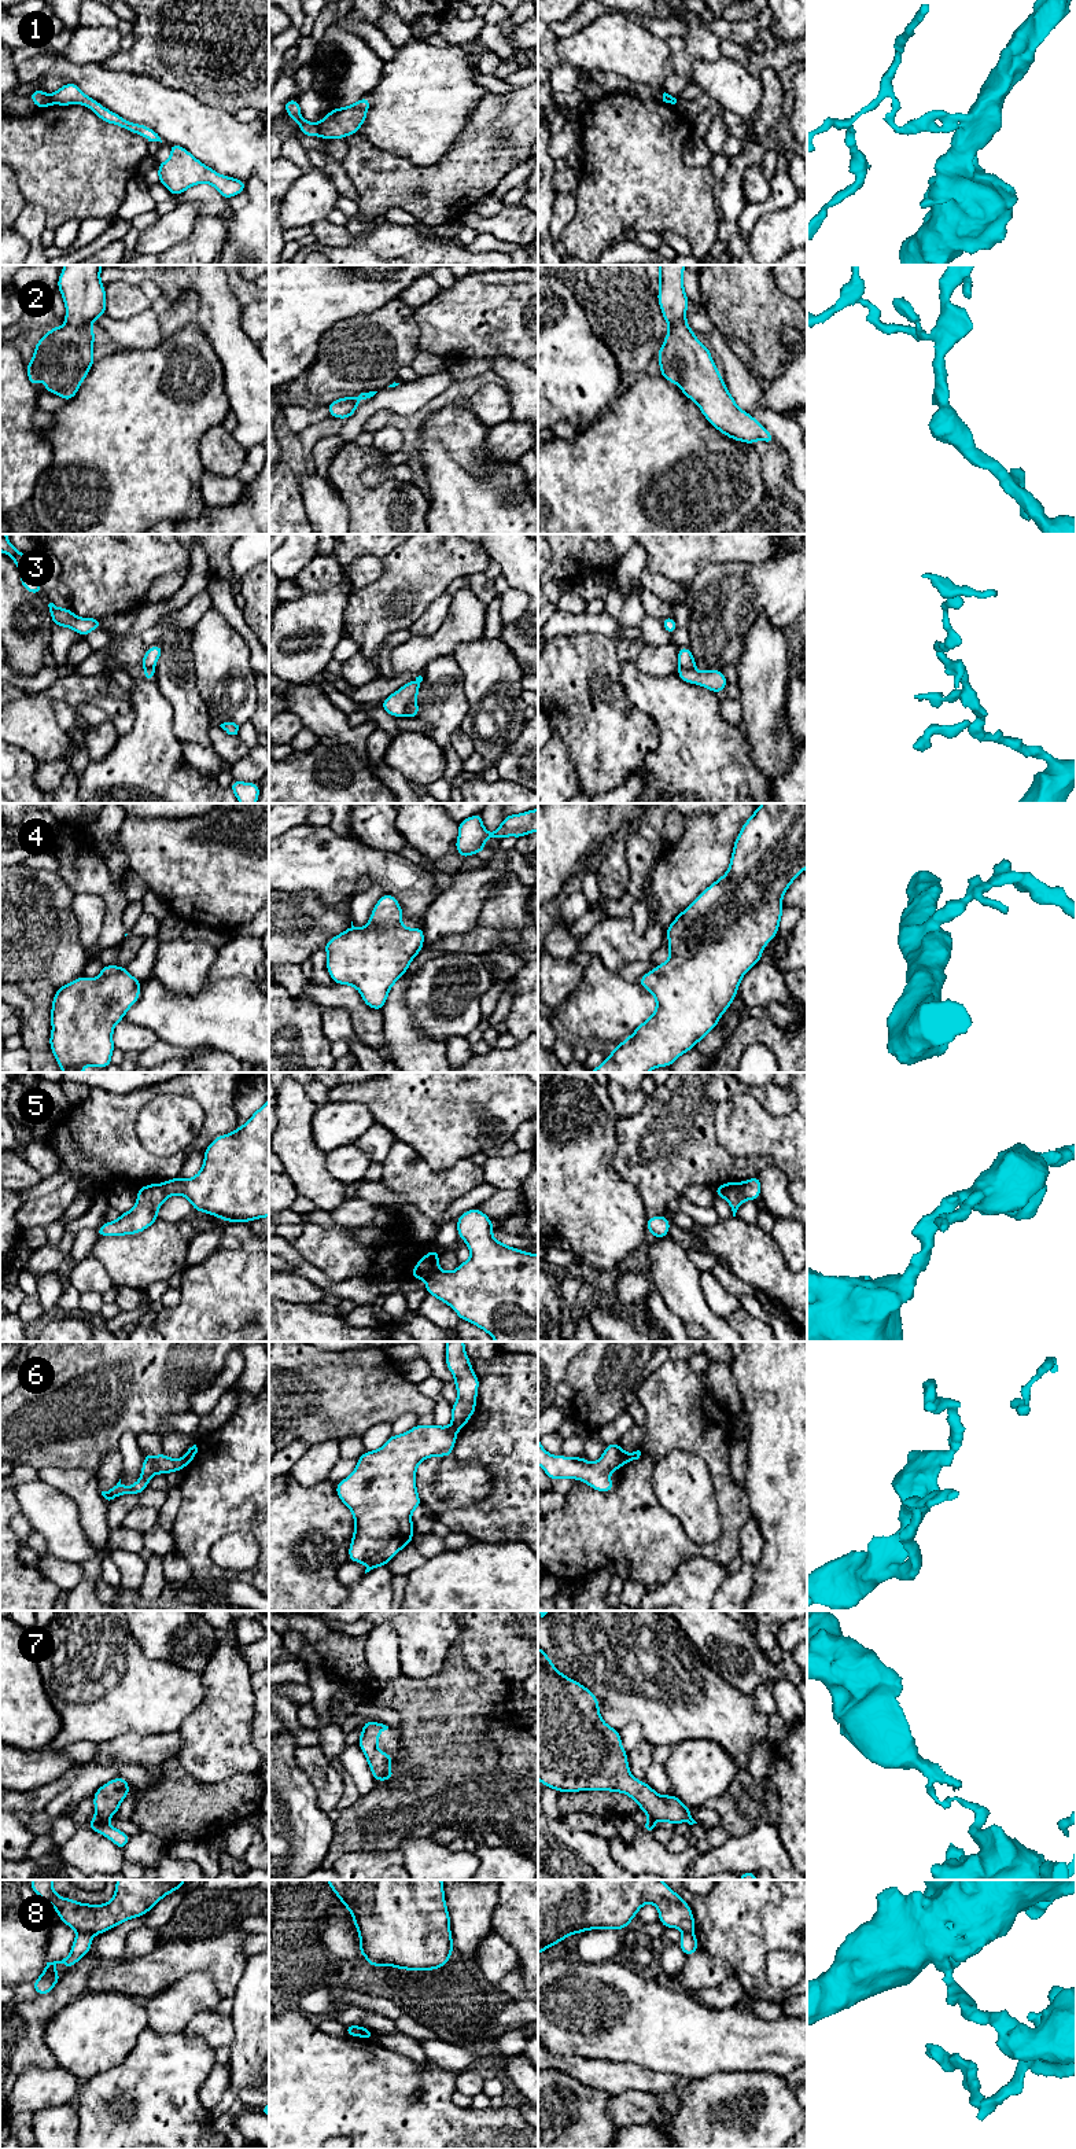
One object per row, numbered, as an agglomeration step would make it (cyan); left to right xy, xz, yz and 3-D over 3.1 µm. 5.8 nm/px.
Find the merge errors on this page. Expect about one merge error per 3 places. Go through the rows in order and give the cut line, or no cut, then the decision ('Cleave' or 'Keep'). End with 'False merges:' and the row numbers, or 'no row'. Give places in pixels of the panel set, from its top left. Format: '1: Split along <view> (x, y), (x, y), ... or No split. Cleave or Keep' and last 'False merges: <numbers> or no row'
1: Split along xz (317, 124), (320, 135). Cleave
2: No split. Keep
3: Split along xz (416, 694), (404, 714). Cleave
4: No split. Keep
5: Split along yz (740, 1184), (748, 1199). Cleave
6: Split along yz (627, 1454), (623, 1463). Cleave
7: Split along xy (95, 1816), (104, 1821). Cleave
8: Split along xy (77, 1931), (91, 1936). Cleave
False merges: 1, 3, 5, 6, 7, 8

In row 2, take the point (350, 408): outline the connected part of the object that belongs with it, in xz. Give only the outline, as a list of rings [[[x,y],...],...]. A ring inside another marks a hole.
[[[377,391],[361,393],[358,397],[342,397],[336,401],[327,402],[331,417],[349,419],[357,409],[358,402],[371,398]]]

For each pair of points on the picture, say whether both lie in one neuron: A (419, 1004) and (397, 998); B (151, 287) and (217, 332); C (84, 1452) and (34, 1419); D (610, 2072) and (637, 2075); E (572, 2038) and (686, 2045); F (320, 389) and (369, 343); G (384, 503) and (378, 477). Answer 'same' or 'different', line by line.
A: different
B: different
C: same
D: same
E: same
F: same
G: different

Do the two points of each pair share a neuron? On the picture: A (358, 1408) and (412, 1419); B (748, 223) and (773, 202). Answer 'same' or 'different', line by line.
A: different
B: same

